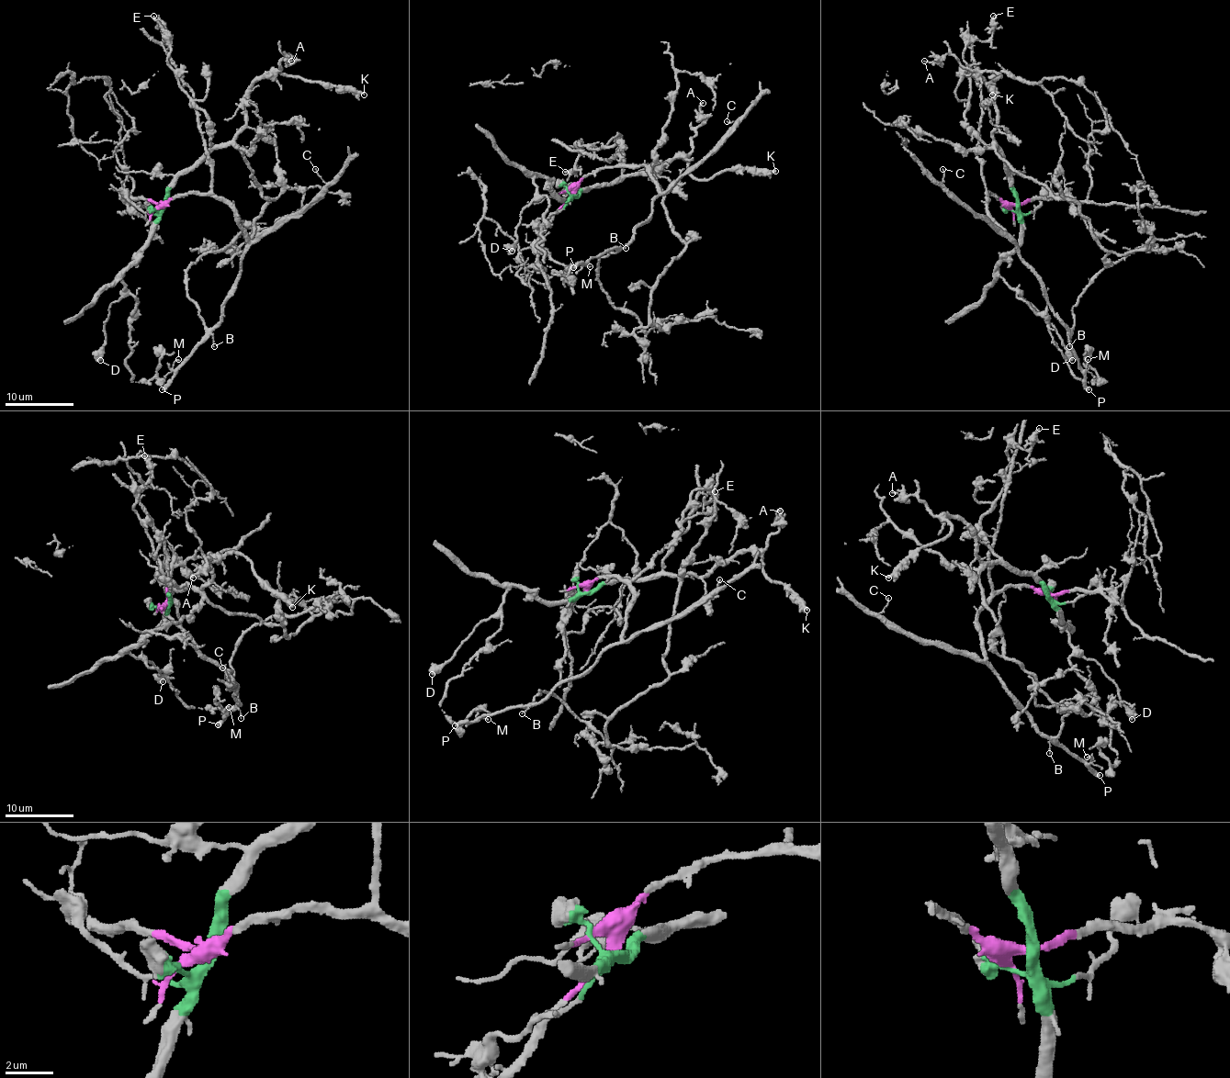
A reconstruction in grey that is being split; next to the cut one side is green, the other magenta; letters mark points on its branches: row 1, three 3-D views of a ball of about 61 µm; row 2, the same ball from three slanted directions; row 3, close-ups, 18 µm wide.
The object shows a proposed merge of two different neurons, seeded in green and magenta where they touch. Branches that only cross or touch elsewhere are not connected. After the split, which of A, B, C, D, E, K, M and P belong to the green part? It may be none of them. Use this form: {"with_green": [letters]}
{"with_green": ["A", "D", "E", "K"]}

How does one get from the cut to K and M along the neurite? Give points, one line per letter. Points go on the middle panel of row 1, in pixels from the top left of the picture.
K: (573, 194), (613, 185), (626, 175), (656, 175), (673, 158), (687, 162), (697, 178), (727, 170), (775, 172)
M: (573, 194), (583, 178), (599, 170), (634, 166), (646, 166), (660, 194), (634, 237), (583, 264), (591, 266)

